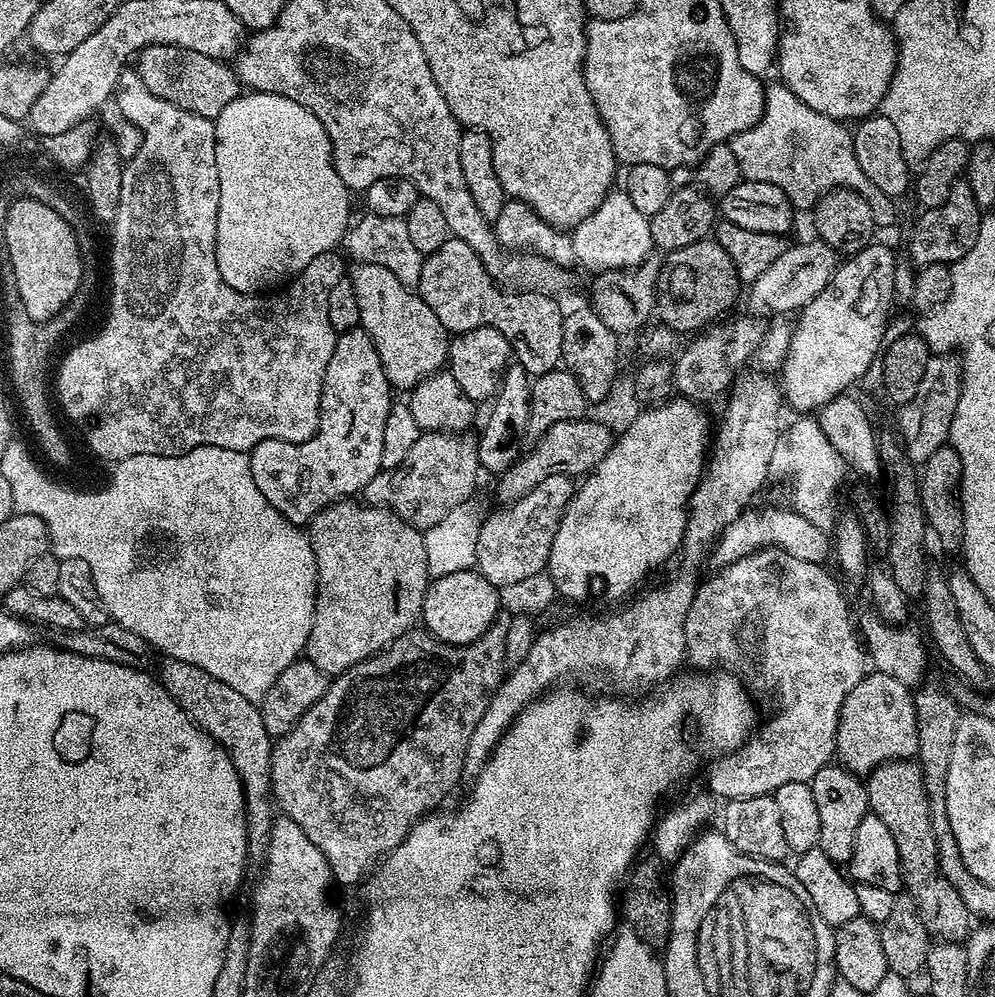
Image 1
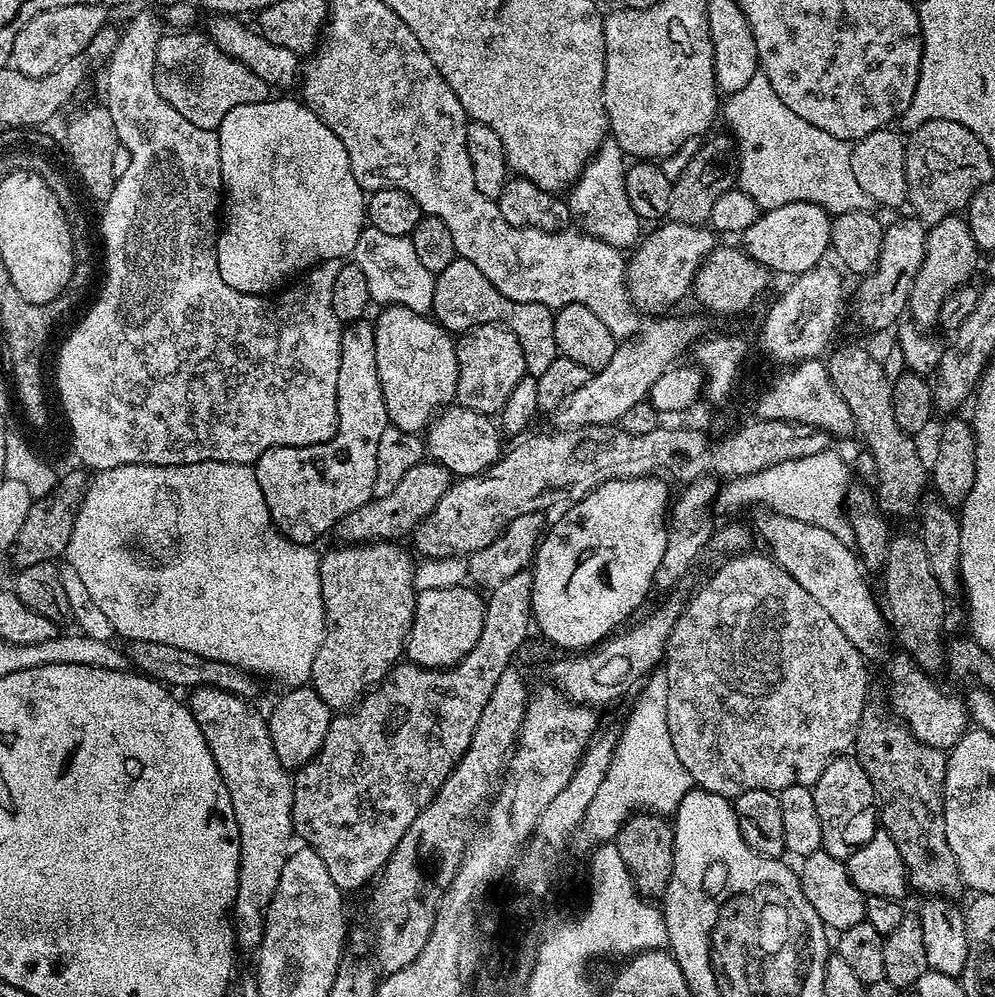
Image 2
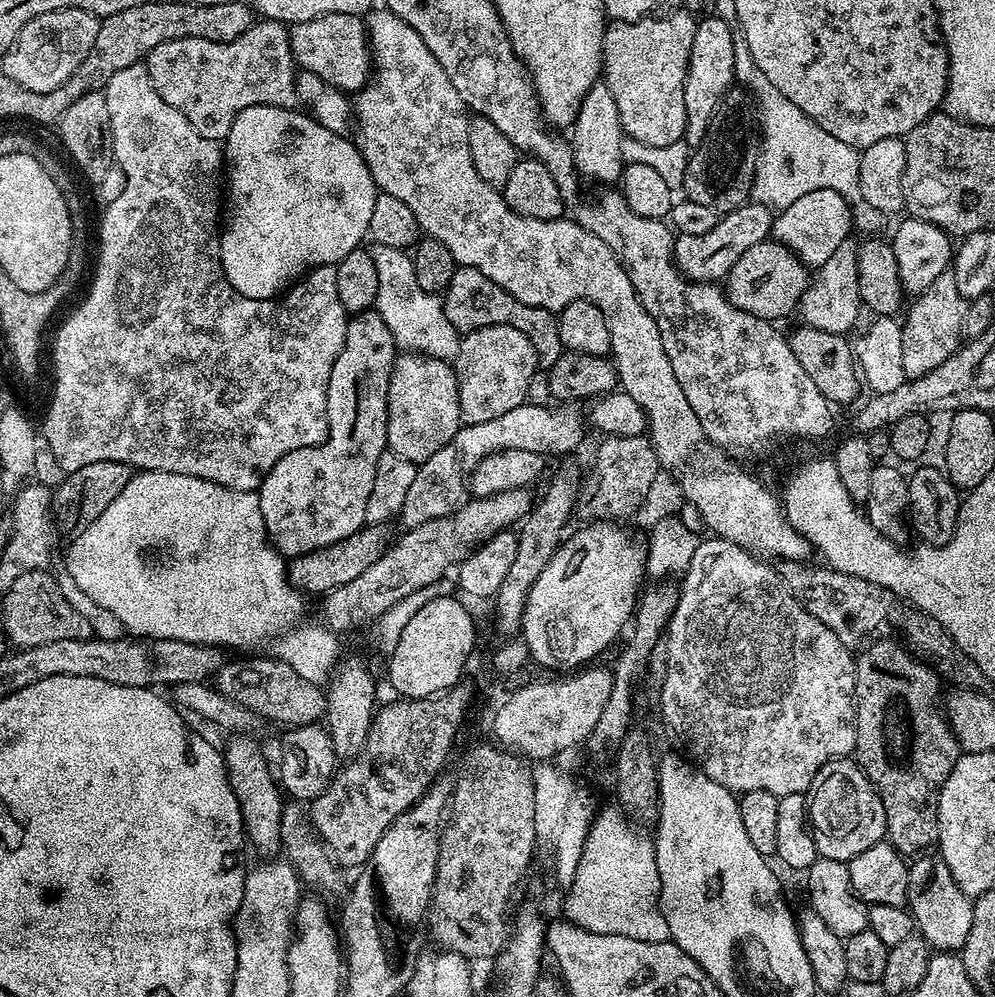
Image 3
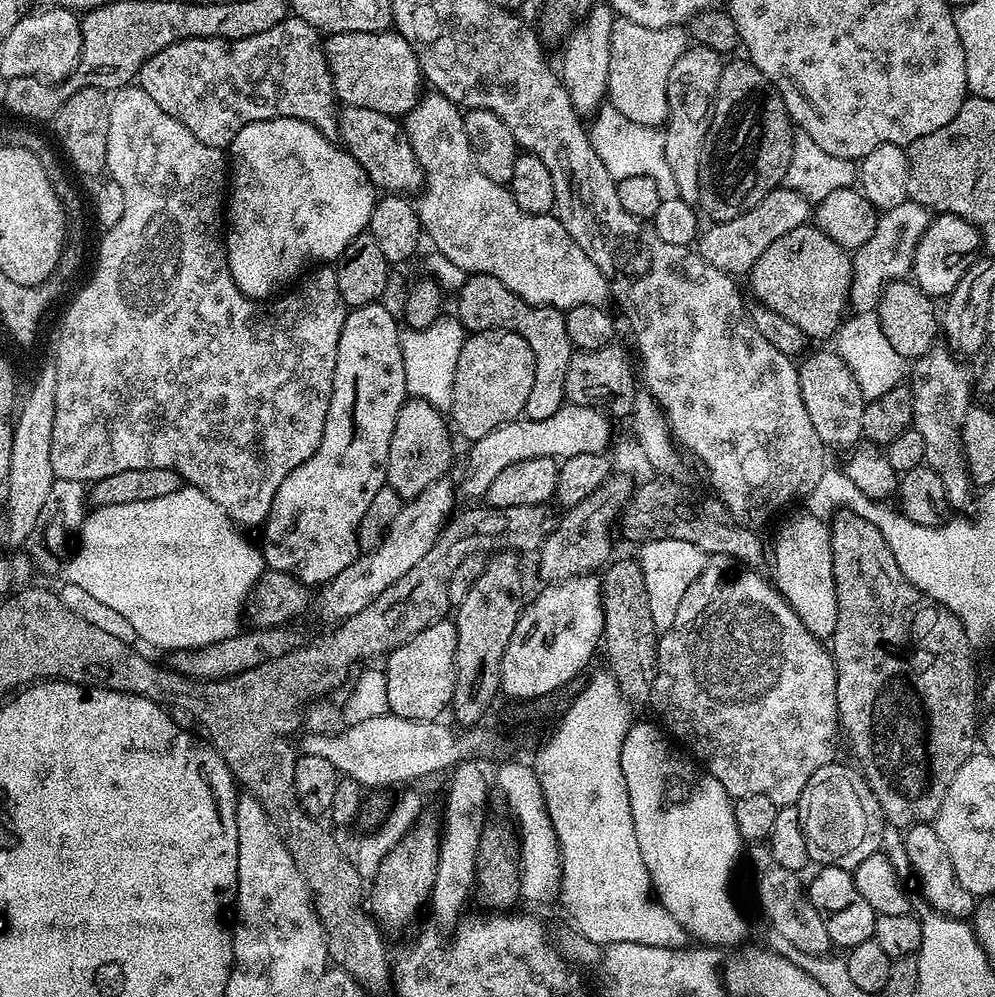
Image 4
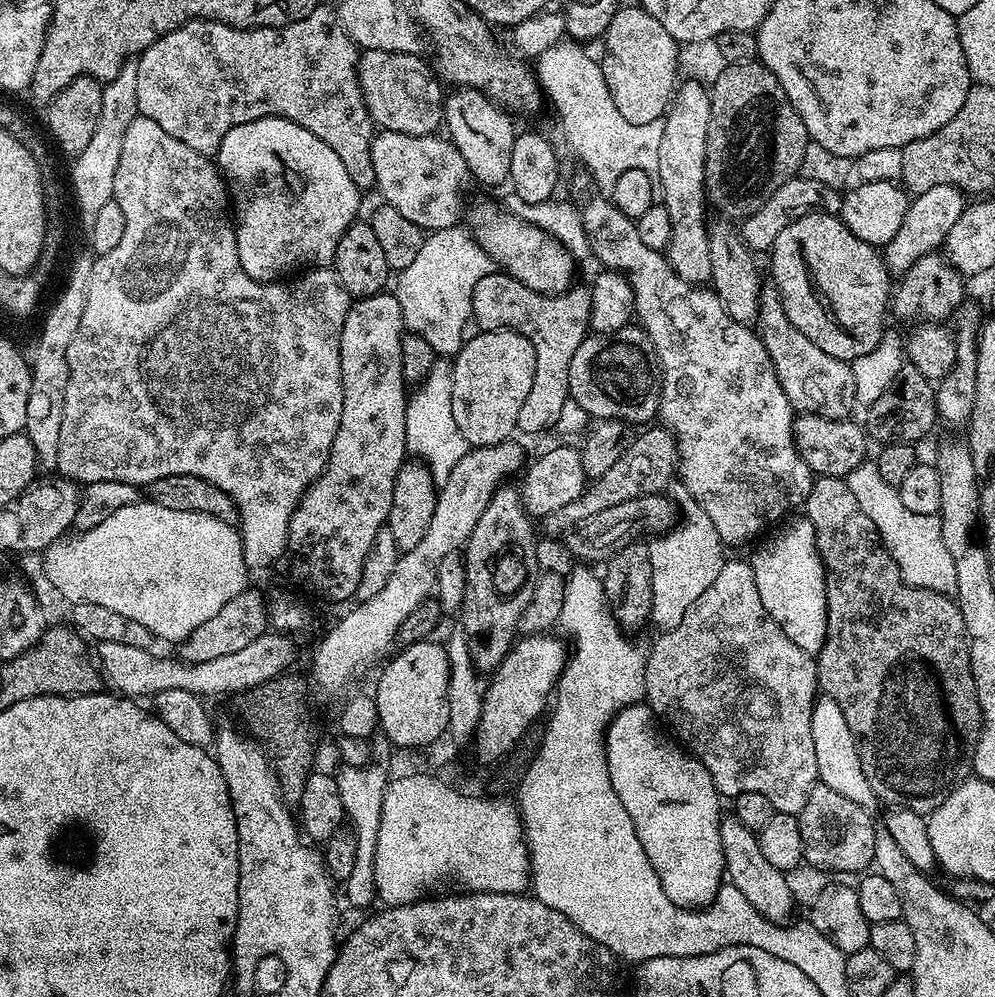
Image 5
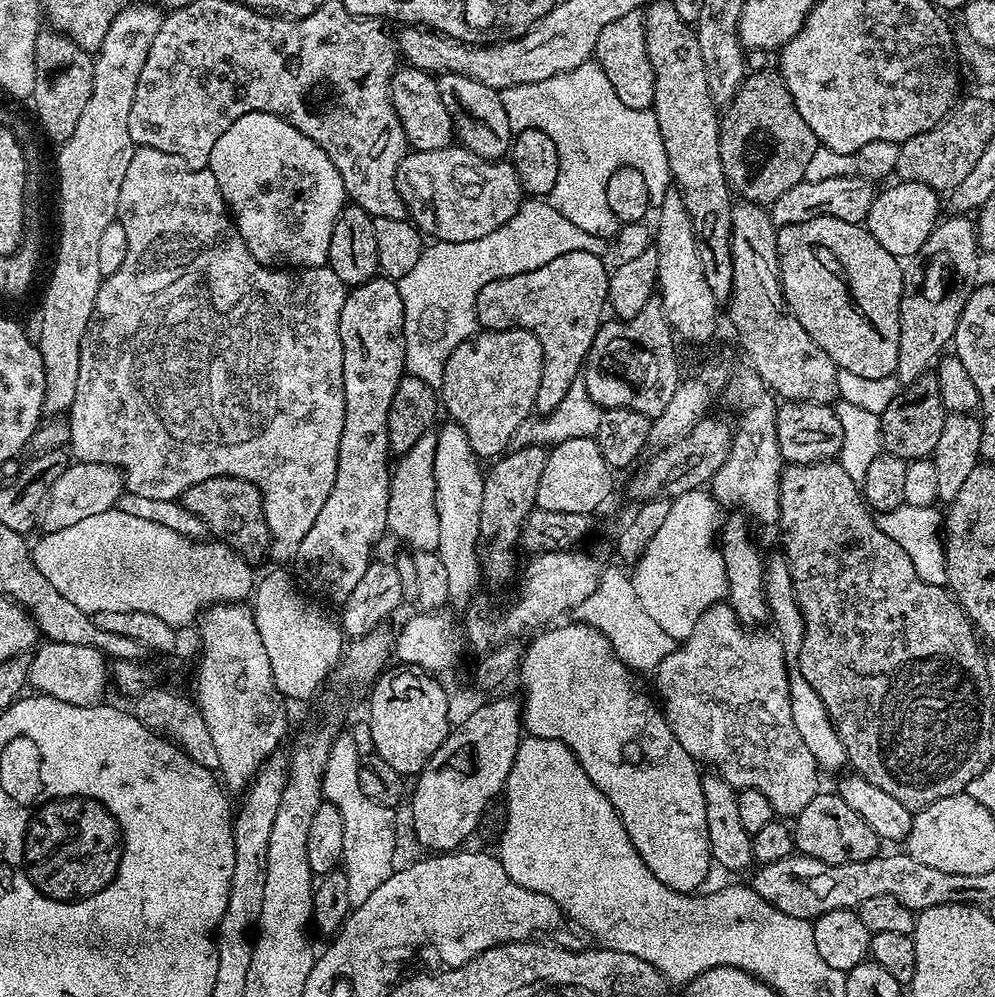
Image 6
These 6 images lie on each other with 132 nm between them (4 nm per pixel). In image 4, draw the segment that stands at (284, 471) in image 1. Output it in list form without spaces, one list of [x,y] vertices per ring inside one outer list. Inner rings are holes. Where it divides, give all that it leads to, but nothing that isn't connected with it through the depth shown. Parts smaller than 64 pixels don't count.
[[[384,302],[353,308],[345,315],[342,334],[338,338],[334,390],[330,394],[330,410],[326,414],[322,442],[318,450],[306,458],[306,462],[302,462],[302,466],[294,466],[294,470],[282,478],[282,486],[278,486],[278,494],[274,494],[268,519],[262,525],[264,562],[273,572],[290,574],[309,586],[323,586],[342,574],[342,570],[346,570],[358,558],[358,526],[366,510],[370,510],[374,494],[387,485],[394,422],[398,422],[398,414],[405,400],[409,399],[406,366],[400,345],[402,328],[398,320],[396,325],[396,320],[397,317]]]

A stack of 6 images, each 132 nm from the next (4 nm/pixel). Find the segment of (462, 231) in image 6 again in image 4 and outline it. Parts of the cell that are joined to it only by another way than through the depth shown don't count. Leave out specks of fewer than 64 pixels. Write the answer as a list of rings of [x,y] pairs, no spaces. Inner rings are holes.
[[[362,106],[339,109],[339,143],[366,170],[370,182],[384,194],[419,193],[424,187],[424,173],[418,158],[414,158],[412,144],[404,133],[401,121],[394,116],[378,114],[378,110],[362,110]]]

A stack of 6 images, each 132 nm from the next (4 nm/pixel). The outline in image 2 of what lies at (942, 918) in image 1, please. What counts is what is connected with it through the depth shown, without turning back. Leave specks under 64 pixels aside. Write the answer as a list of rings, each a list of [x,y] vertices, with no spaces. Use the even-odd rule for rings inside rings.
[[[865,707],[864,716],[860,719],[860,729],[856,735],[854,755],[857,762],[866,770],[866,778],[876,791],[878,820],[883,831],[894,838],[894,846],[902,853],[908,871],[908,882],[928,898],[956,898],[959,892],[965,891],[964,880],[958,870],[958,862],[954,862],[954,850],[950,850],[950,842],[946,842],[946,818],[944,817],[944,783],[946,782],[946,766],[948,757],[945,749],[926,746],[914,734],[896,719],[895,715],[883,712],[880,708]]]

